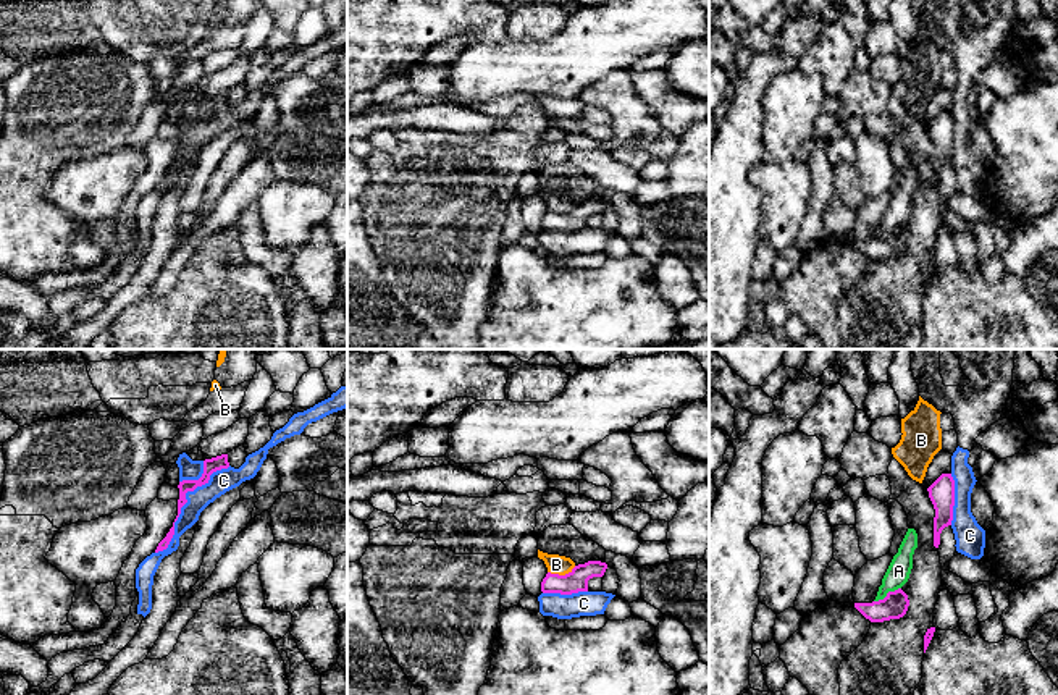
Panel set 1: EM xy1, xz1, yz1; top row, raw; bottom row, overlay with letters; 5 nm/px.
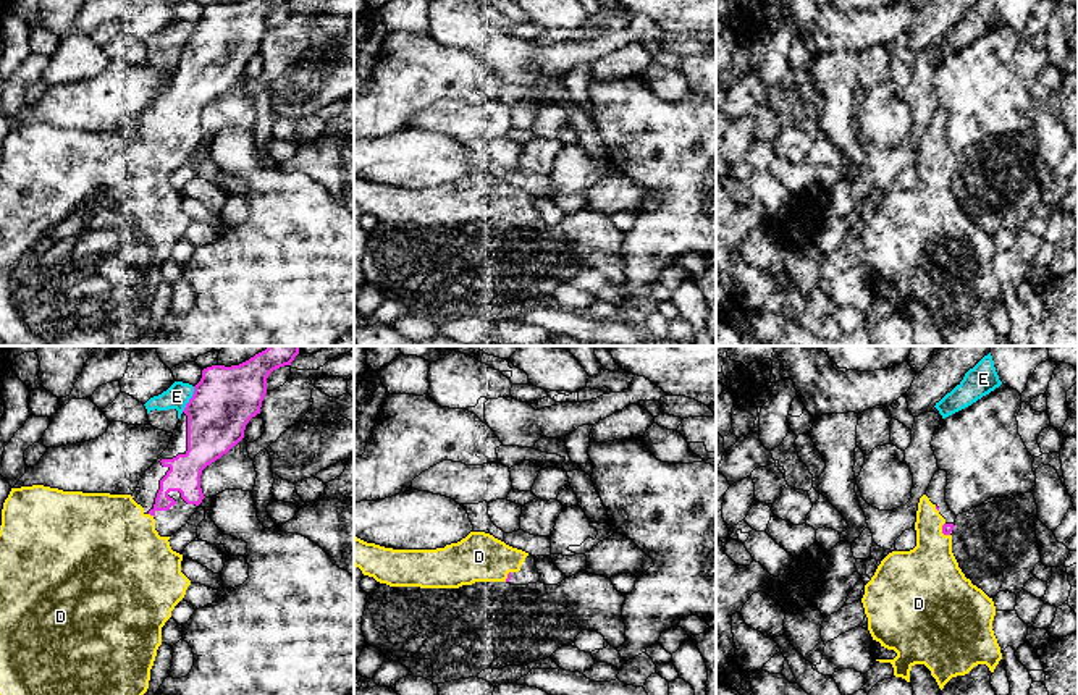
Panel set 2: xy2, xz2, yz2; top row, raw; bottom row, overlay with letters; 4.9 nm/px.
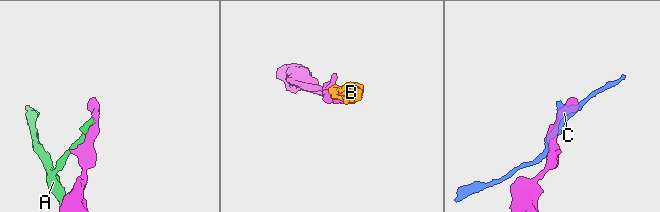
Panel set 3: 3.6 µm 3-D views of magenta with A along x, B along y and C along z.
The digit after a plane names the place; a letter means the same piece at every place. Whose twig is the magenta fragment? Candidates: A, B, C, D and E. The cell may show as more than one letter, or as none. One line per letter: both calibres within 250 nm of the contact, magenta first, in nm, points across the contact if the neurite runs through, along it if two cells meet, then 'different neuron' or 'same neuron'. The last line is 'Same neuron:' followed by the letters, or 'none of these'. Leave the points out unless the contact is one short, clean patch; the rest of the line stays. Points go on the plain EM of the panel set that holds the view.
A: 130 nm thick on the magenta side, 120 nm on the other; different neuron
B: 110 nm thick on the magenta side, 100 nm on the other; border along xz1 (575, 204), (564, 212), (548, 210); different neuron
C: 70 nm thick on the magenta side, 120 nm on the other; different neuron
D: 160 nm thick on the magenta side, 460 nm on the other; runs through xy2 (183, 113), (151, 152), (112, 185); same neuron
E: 320 nm thick on the magenta side, 120 nm on the other; border along xy2 (194, 25), (193, 34), (181, 49); different neuron
Same neuron: D

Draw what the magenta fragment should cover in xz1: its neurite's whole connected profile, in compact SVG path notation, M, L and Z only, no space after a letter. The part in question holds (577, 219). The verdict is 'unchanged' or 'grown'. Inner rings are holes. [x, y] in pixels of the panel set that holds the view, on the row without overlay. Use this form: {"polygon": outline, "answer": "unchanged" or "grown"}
{"polygon": "M588 199L575 204L569 212L559 213L548 210L541 220L543 231L572 233L578 230L588 230L588 218L593 215L602 215L607 207L606 200Z", "answer": "unchanged"}

